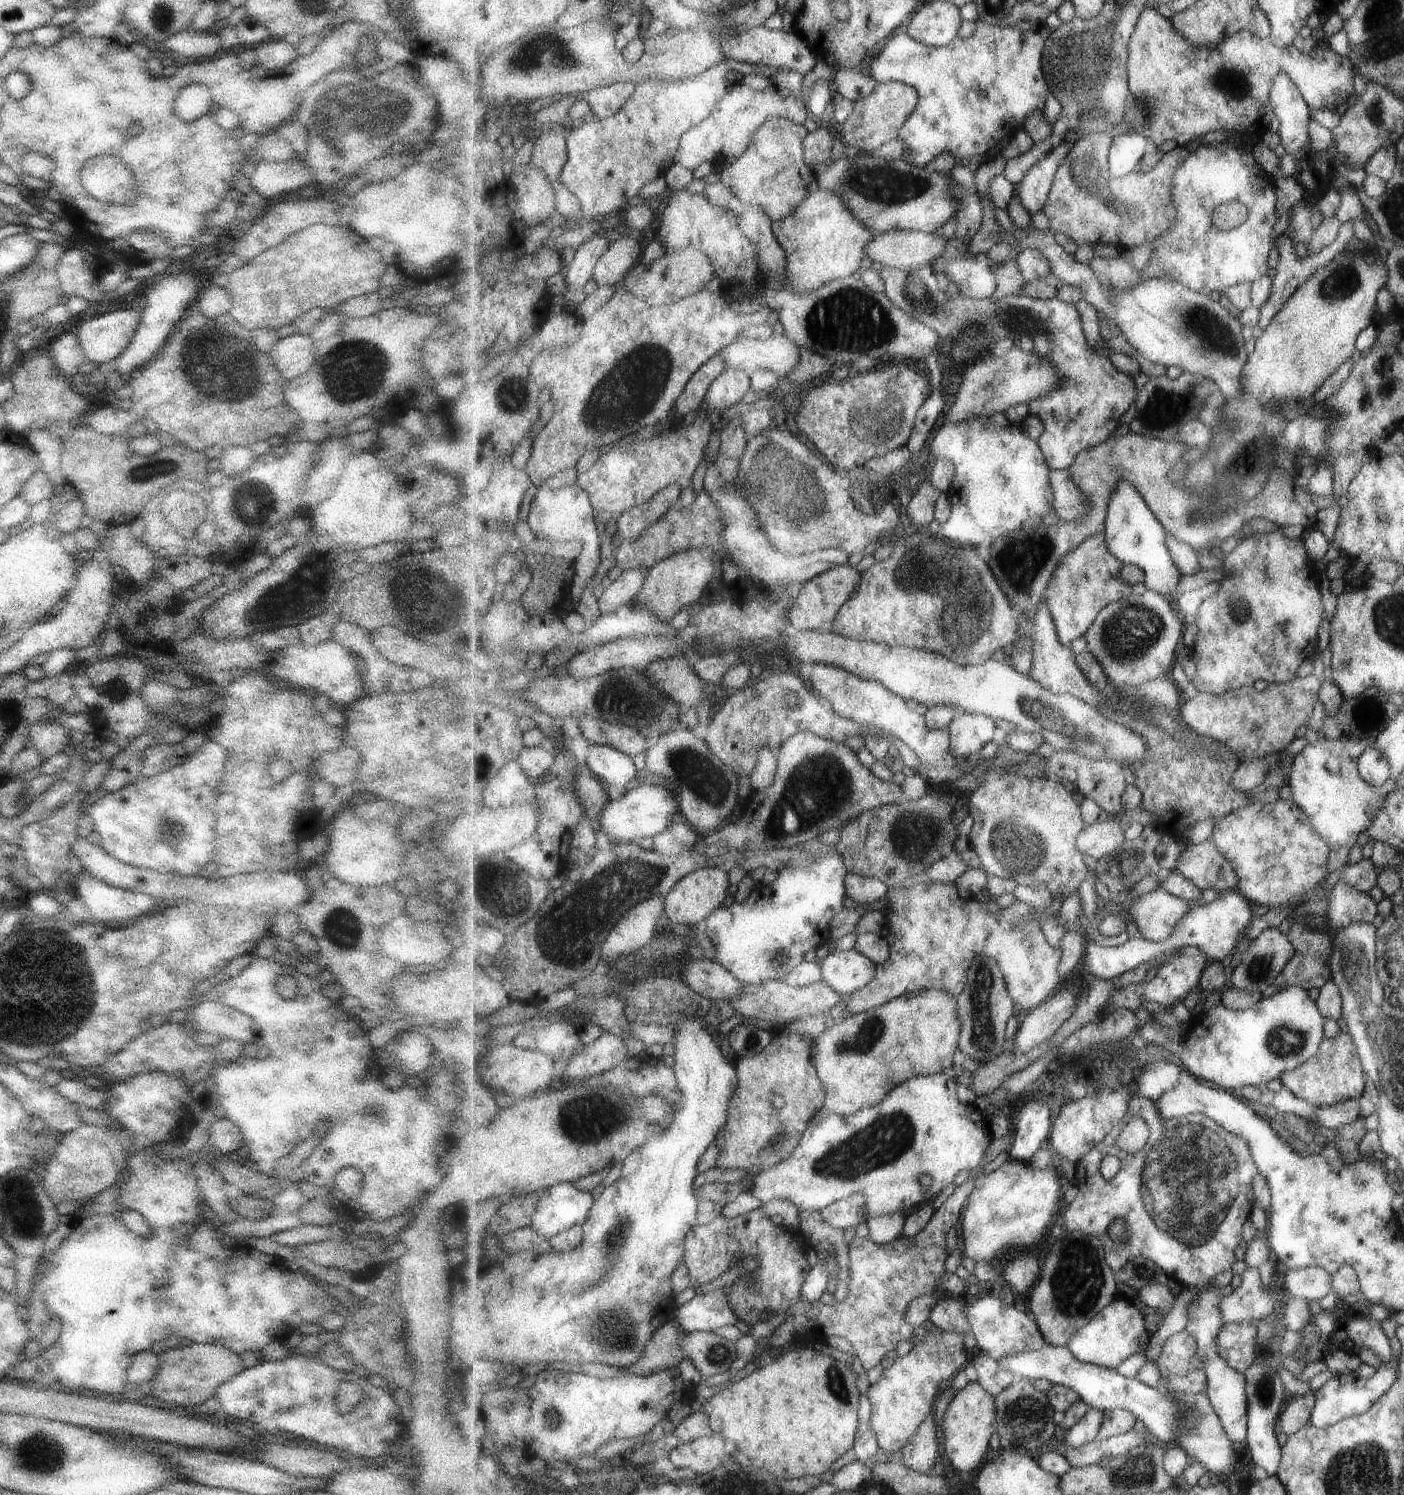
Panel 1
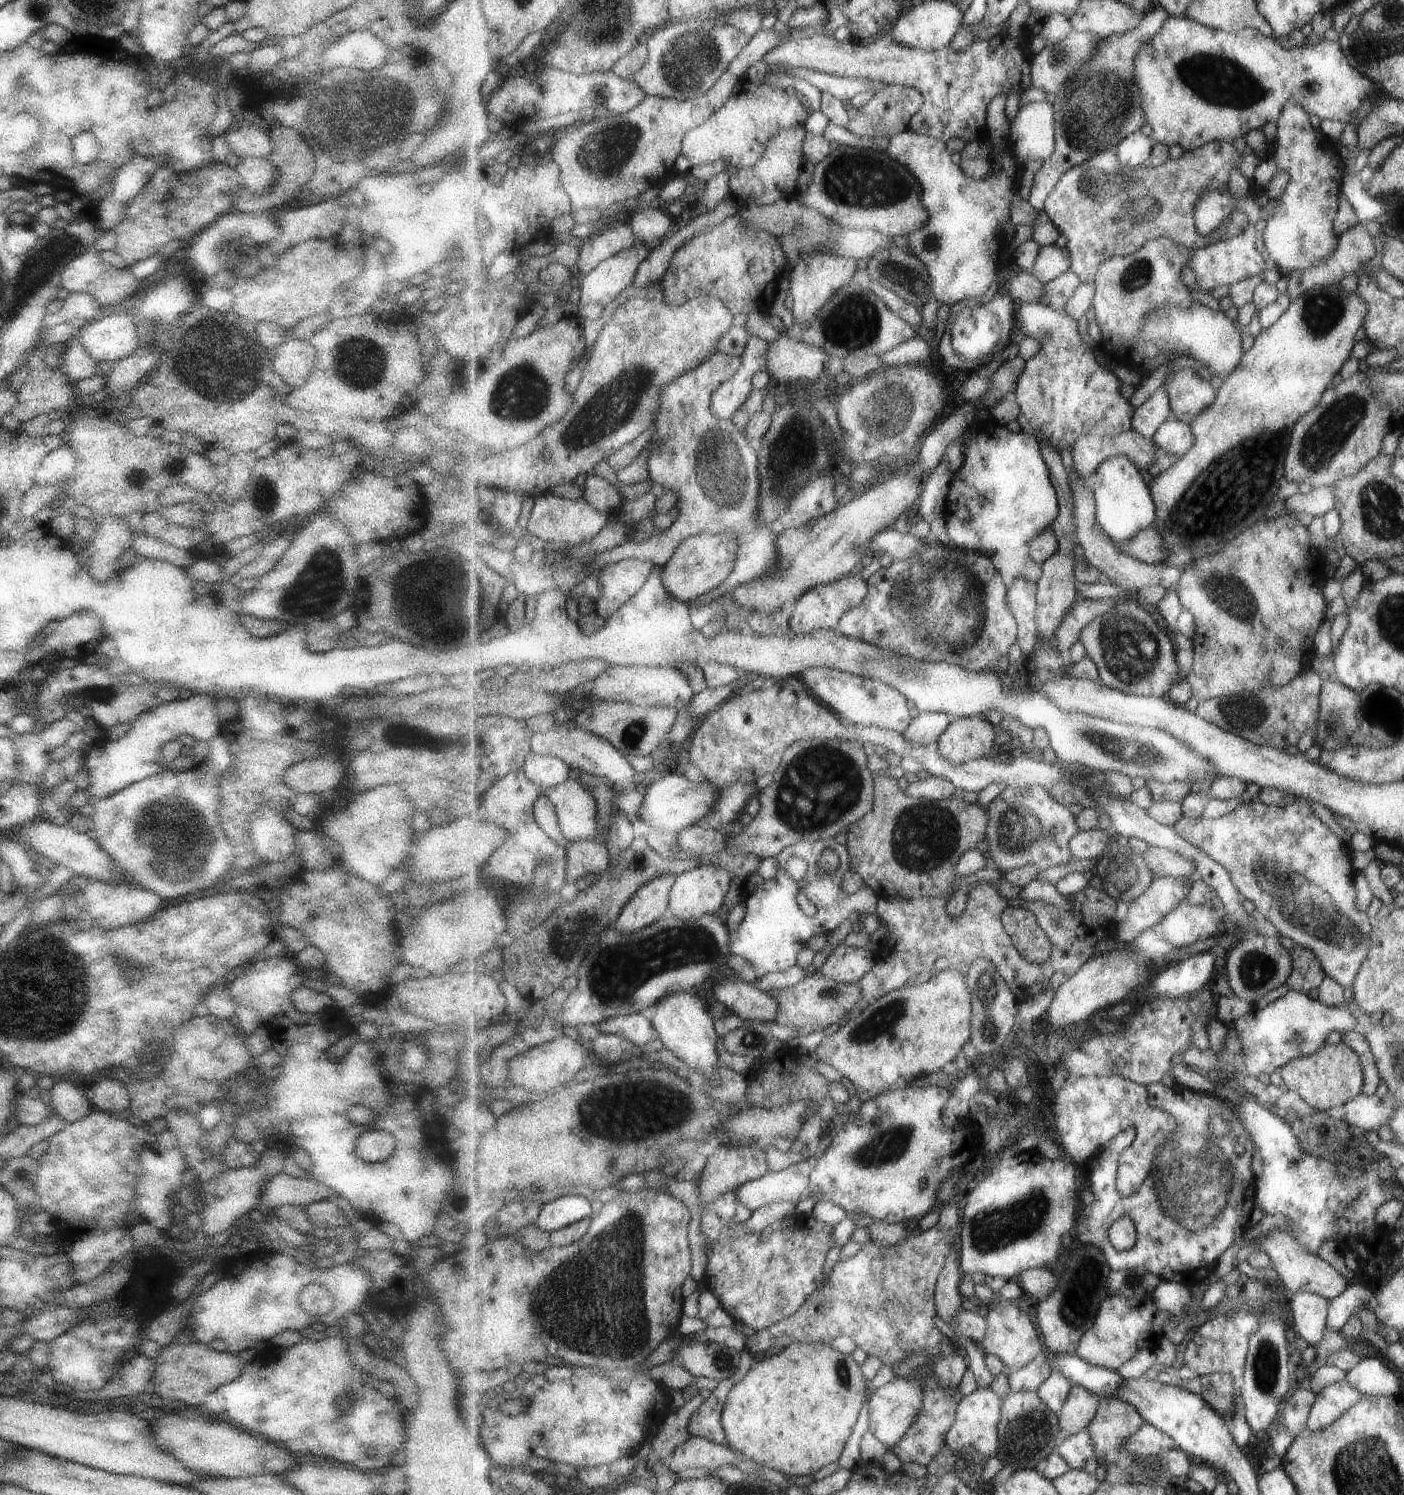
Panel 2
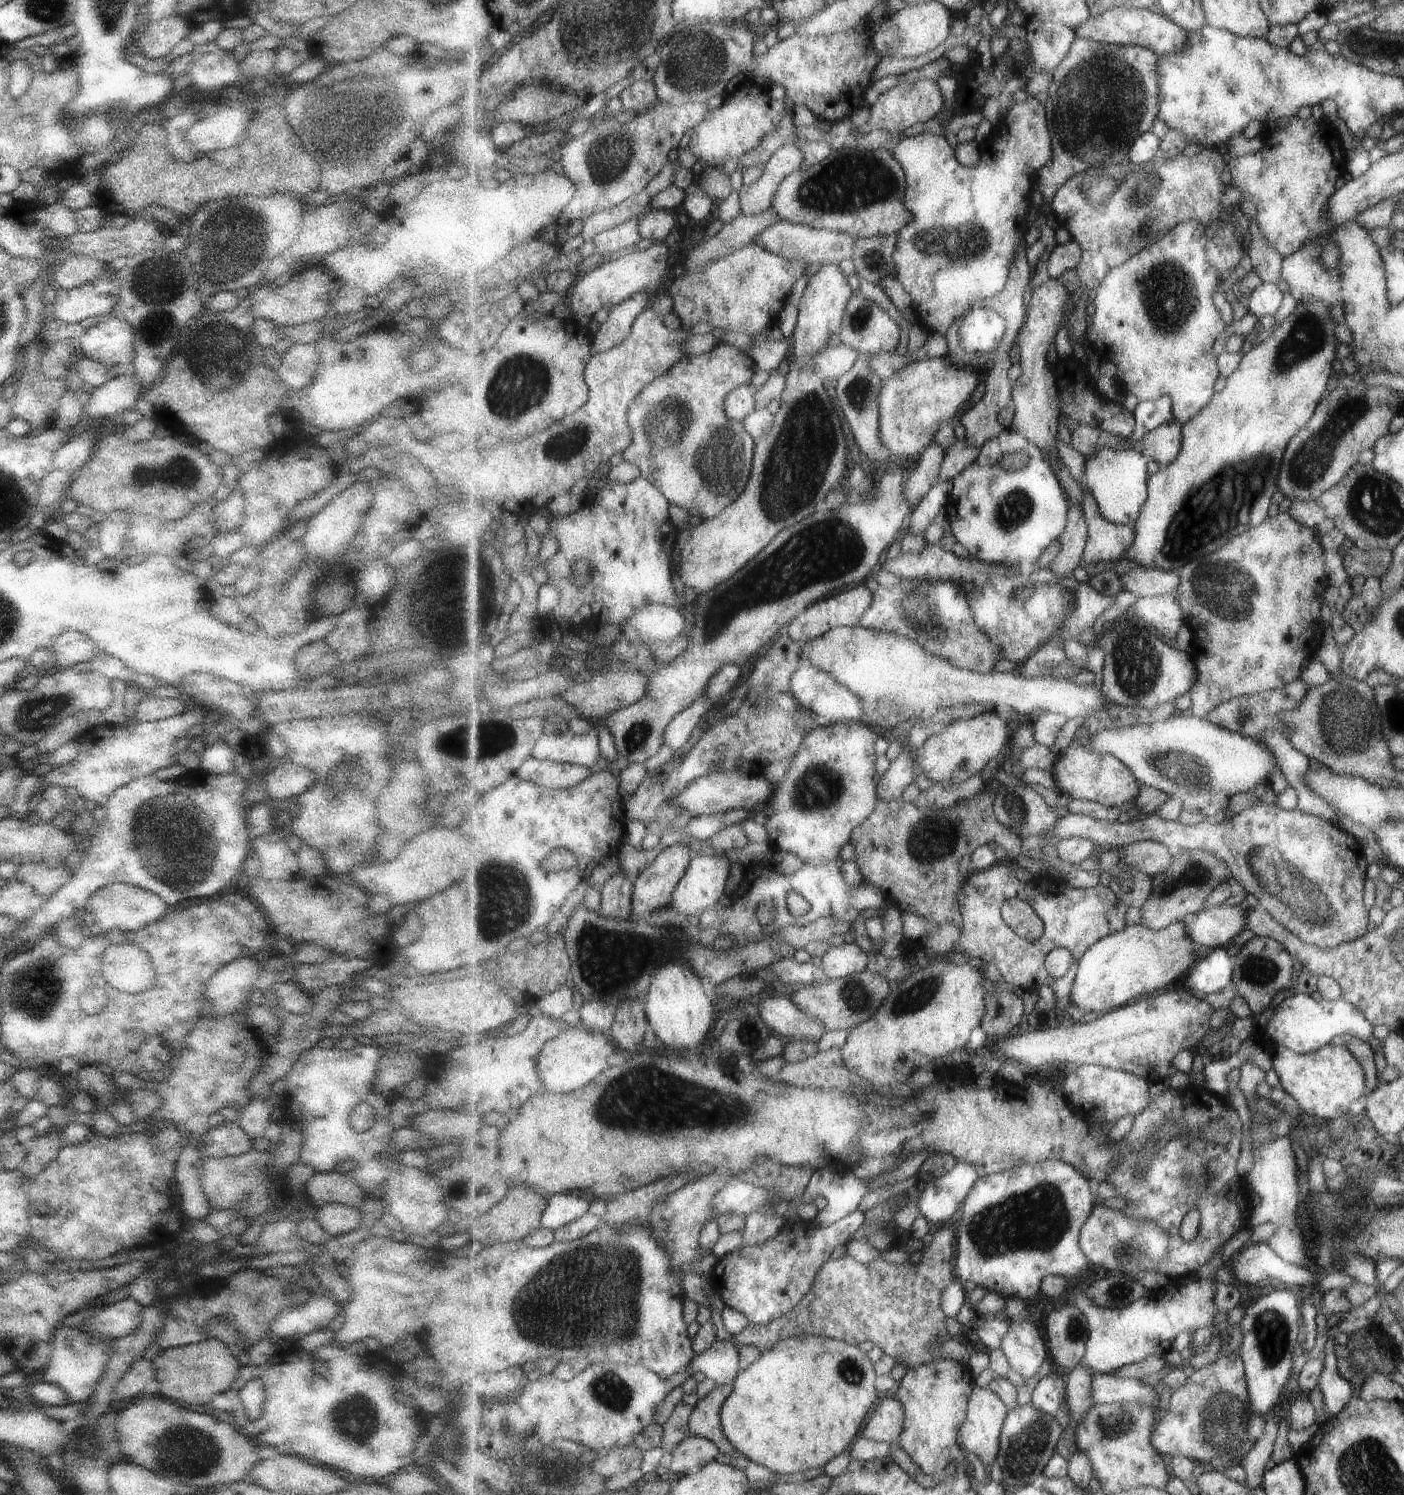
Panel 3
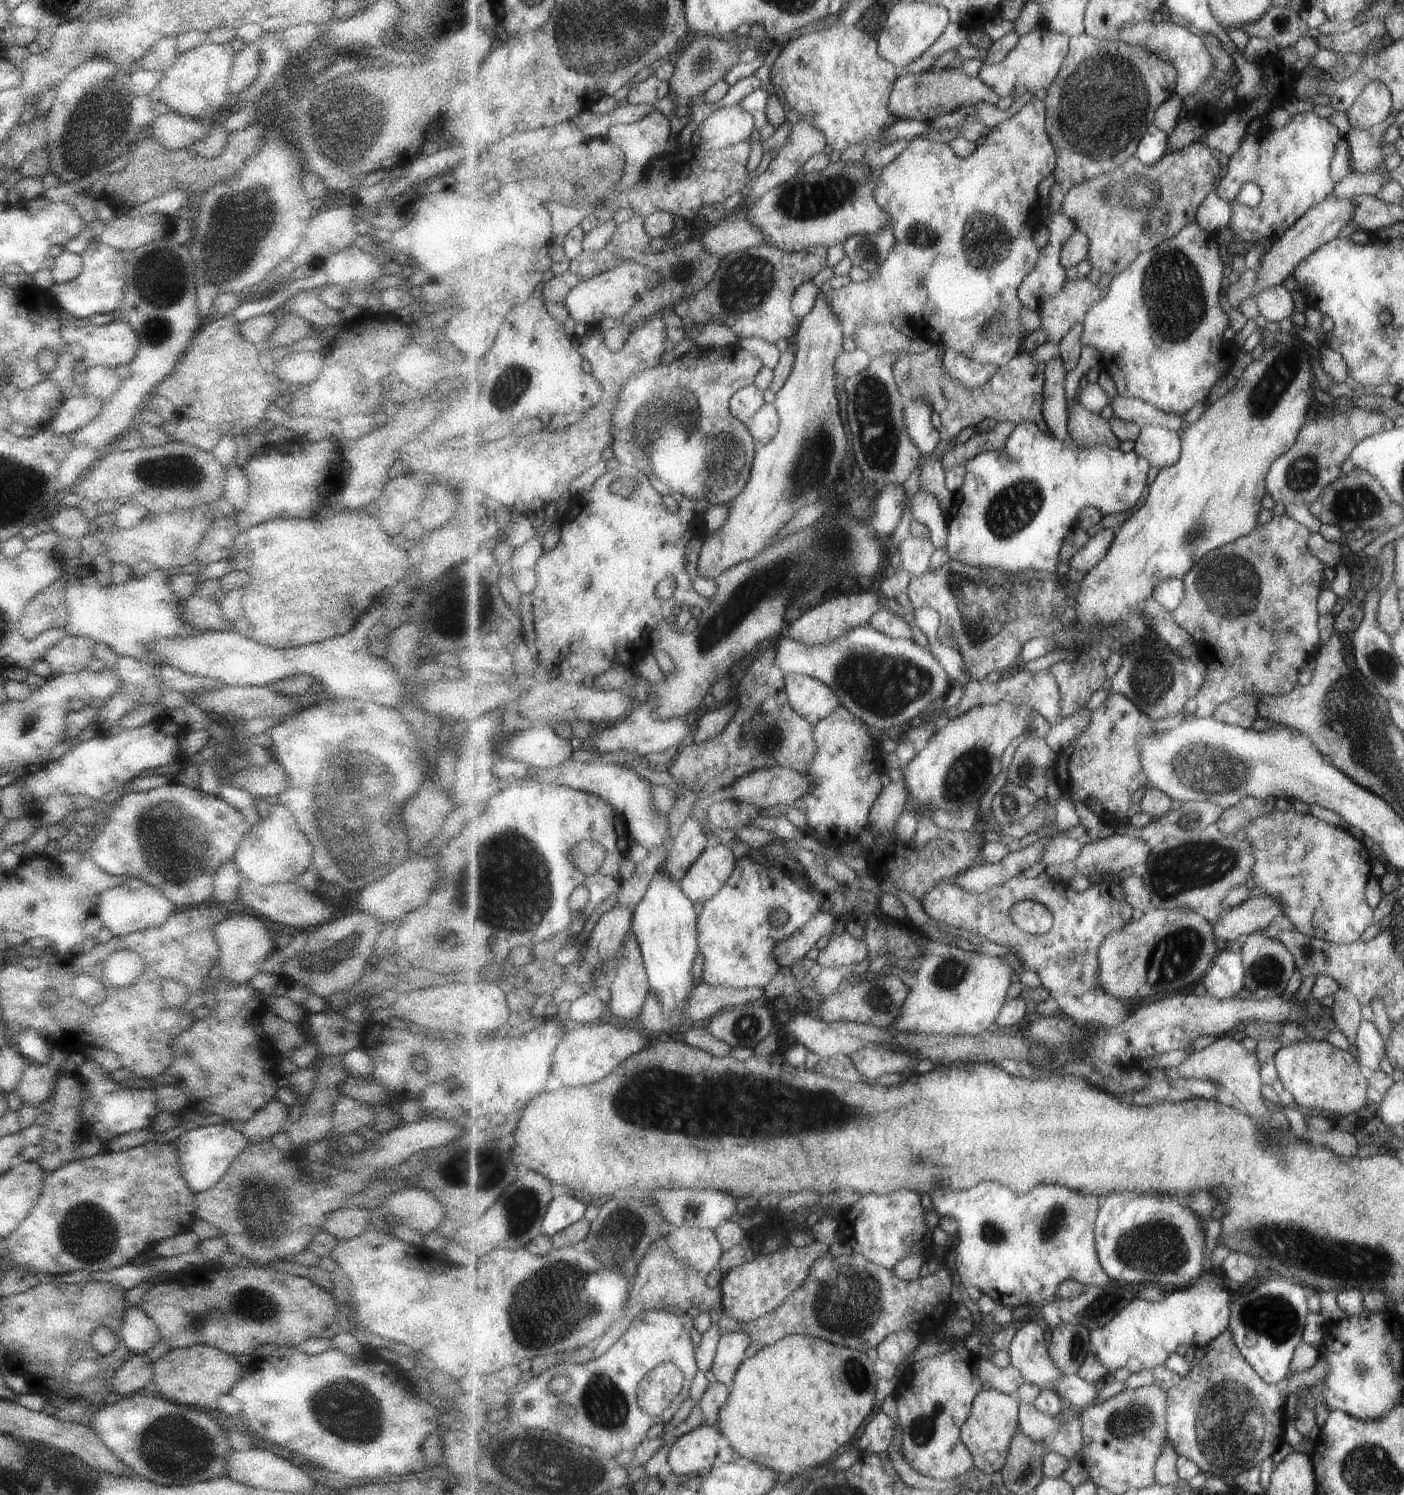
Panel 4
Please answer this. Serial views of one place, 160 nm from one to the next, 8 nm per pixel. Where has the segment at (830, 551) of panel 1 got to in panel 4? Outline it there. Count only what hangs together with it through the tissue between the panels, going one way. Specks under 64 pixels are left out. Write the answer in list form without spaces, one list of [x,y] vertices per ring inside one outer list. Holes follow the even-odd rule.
[[[738,343],[718,349],[704,349],[699,348],[697,345],[692,345],[688,352],[681,355],[678,359],[668,364],[660,364],[657,367],[650,368],[649,371],[645,371],[640,375],[632,376],[632,379],[629,379],[624,386],[624,390],[620,392],[616,400],[616,407],[612,412],[612,433],[614,439],[611,448],[613,448],[619,464],[641,468],[661,495],[671,495],[677,502],[682,498],[694,498],[709,501],[710,506],[714,506],[714,504],[728,505],[745,490],[752,475],[752,464],[754,463],[756,448],[759,445],[753,438],[752,432],[748,429],[748,425],[733,416],[730,400],[743,387],[753,385],[756,376],[760,374],[763,367],[765,367],[764,362],[759,356],[753,354],[750,350],[745,350]]]

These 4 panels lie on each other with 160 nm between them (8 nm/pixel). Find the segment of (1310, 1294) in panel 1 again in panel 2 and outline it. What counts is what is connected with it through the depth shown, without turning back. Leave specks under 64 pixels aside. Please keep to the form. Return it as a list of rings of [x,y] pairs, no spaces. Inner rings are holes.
[[[1289,1231],[1273,1233],[1264,1241],[1260,1239],[1257,1248],[1269,1254],[1272,1267],[1285,1283],[1288,1294],[1315,1293],[1334,1299],[1351,1286],[1350,1281],[1341,1272],[1335,1270],[1329,1262],[1325,1262],[1315,1253],[1304,1249],[1302,1244]]]

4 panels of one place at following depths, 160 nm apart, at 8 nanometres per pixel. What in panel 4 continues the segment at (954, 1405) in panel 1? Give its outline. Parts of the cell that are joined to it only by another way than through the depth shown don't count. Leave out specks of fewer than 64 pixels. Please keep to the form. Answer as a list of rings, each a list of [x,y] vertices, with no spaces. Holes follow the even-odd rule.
[[[990,1388],[981,1391],[972,1408],[972,1414],[962,1428],[965,1446],[973,1453],[976,1468],[987,1476],[1001,1472],[1016,1432],[1020,1430],[1020,1402],[1015,1394],[1000,1393]]]

